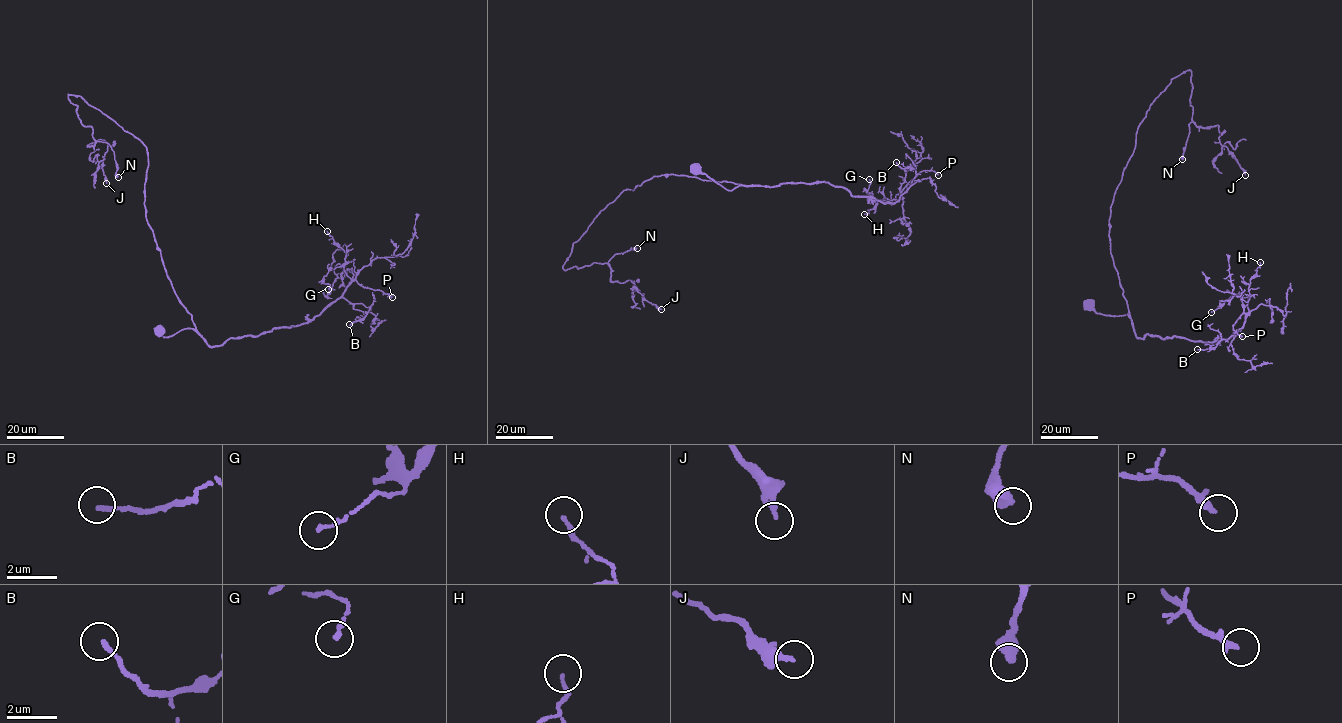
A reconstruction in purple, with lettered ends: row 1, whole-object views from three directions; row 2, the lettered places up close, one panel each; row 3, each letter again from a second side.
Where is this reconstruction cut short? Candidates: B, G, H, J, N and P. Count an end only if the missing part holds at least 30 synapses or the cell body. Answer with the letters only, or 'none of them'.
P

